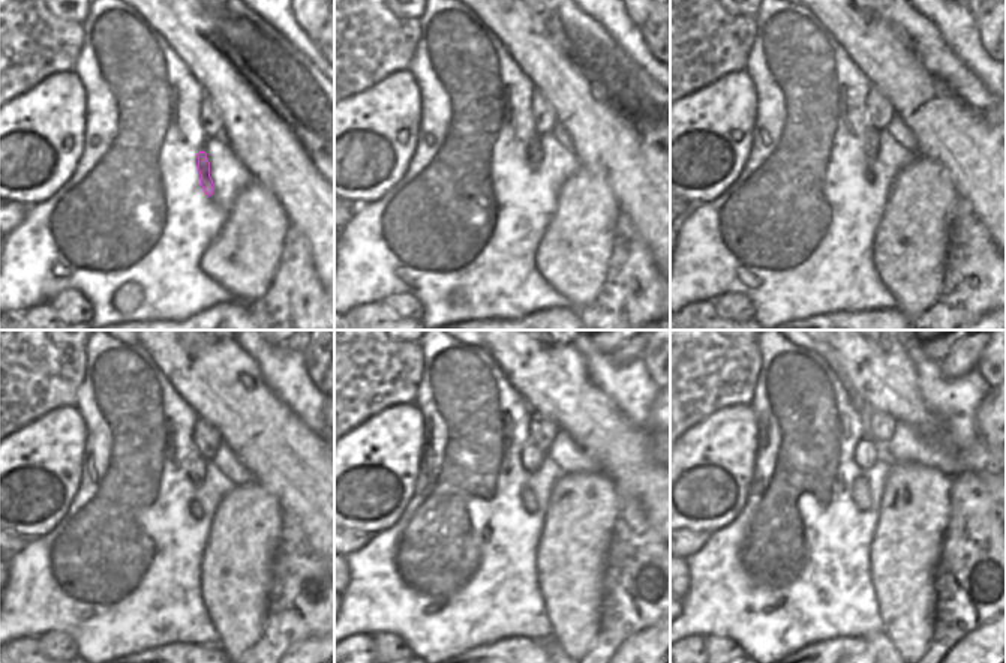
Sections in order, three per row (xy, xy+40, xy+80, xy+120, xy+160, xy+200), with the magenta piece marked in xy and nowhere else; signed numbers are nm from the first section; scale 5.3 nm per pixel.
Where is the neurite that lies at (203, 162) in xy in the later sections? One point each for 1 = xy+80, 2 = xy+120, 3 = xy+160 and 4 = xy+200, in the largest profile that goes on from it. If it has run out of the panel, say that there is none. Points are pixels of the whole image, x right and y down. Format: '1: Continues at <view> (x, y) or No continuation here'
1: Continues at xy+80 (871, 144)
2: Continues at xy+120 (198, 465)
3: Continues at xy+160 (531, 456)
4: Continues at xy+200 (867, 452).

